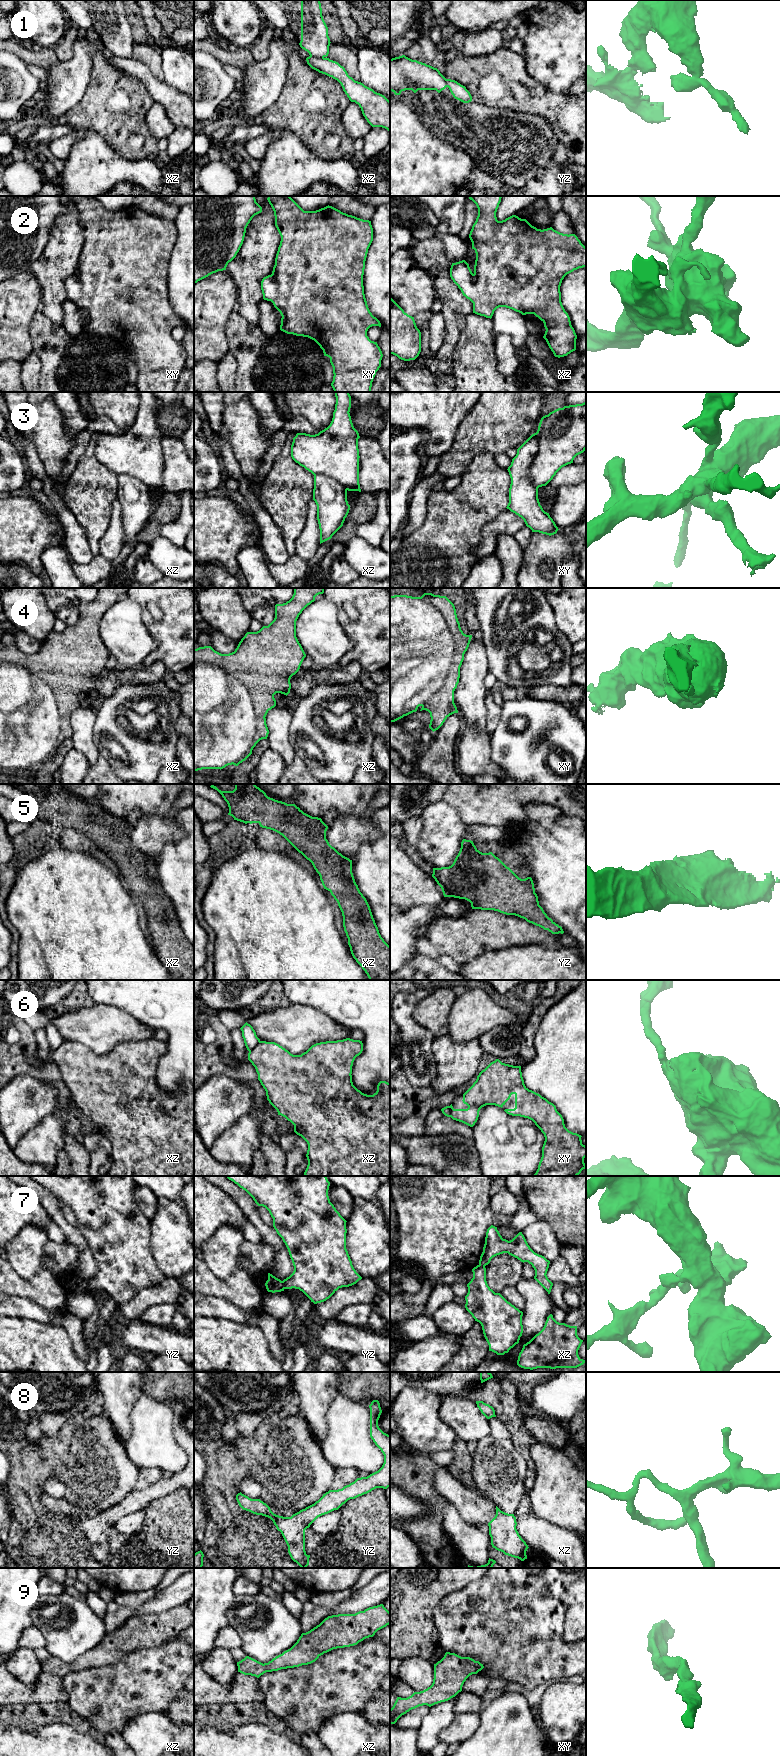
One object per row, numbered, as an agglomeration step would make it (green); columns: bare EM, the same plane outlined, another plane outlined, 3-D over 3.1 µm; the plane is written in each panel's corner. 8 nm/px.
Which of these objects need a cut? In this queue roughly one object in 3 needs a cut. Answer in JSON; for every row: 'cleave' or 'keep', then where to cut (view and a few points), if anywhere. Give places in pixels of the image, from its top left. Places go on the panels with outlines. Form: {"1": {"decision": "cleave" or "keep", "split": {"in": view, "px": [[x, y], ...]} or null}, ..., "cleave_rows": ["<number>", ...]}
{"1": {"decision": "cleave", "split": {"in": "xz", "px": [[310, 55], [323, 58]]}}, "2": {"decision": "keep", "split": null}, "3": {"decision": "cleave", "split": {"in": "xy", "px": [[537, 432], [538, 452], [528, 469], [529, 479], [537, 488]]}}, "4": {"decision": "keep", "split": null}, "5": {"decision": "keep", "split": null}, "6": {"decision": "cleave", "split": {"in": "xz", "px": [[260, 1041], [249, 1051]]}}, "7": {"decision": "cleave", "split": {"in": "yz", "px": [[282, 1281], [285, 1288]]}}, "8": {"decision": "keep", "split": null}, "9": {"decision": "keep", "split": null}, "cleave_rows": ["1", "3", "6", "7"]}

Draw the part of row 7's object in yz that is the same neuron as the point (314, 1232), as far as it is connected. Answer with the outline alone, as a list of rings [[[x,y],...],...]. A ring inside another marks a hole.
[[[226,1176],[229,1180],[233,1181],[240,1188],[245,1190],[255,1201],[258,1206],[265,1207],[271,1217],[273,1218],[273,1227],[277,1234],[282,1238],[285,1243],[290,1258],[292,1260],[294,1271],[293,1273],[283,1280],[285,1289],[299,1289],[302,1291],[314,1304],[321,1303],[329,1299],[339,1288],[349,1287],[356,1284],[362,1277],[356,1272],[352,1265],[352,1261],[346,1249],[346,1220],[336,1210],[334,1205],[330,1202],[328,1190],[330,1182],[326,1176]]]

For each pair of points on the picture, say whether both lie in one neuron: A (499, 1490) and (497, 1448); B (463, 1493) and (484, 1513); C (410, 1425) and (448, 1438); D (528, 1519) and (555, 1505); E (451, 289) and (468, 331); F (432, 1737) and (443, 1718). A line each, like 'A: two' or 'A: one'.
A: one
B: one
C: one
D: two
E: two
F: one

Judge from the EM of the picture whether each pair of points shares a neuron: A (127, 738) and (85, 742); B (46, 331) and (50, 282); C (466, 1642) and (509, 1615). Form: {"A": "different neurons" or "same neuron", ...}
{"A": "different neurons", "B": "different neurons", "C": "same neuron"}

